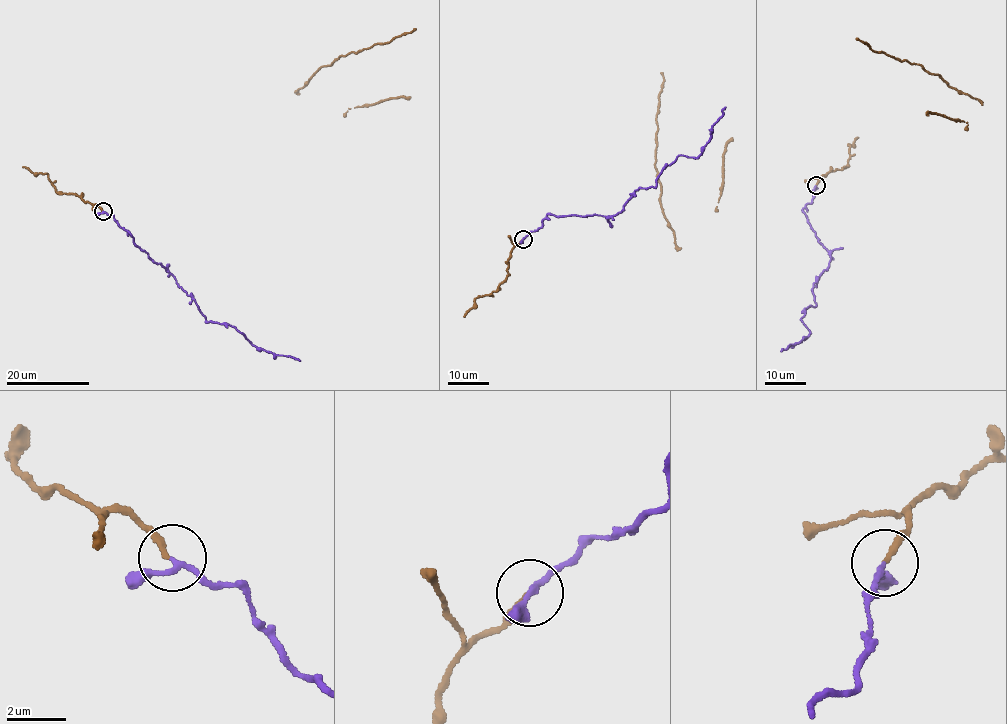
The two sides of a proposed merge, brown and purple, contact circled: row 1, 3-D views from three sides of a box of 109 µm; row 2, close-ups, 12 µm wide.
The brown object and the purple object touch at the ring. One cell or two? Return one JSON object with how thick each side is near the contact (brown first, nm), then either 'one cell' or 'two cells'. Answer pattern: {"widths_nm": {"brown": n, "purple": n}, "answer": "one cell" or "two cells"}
{"widths_nm": {"brown": 190, "purple": 170}, "answer": "one cell"}

